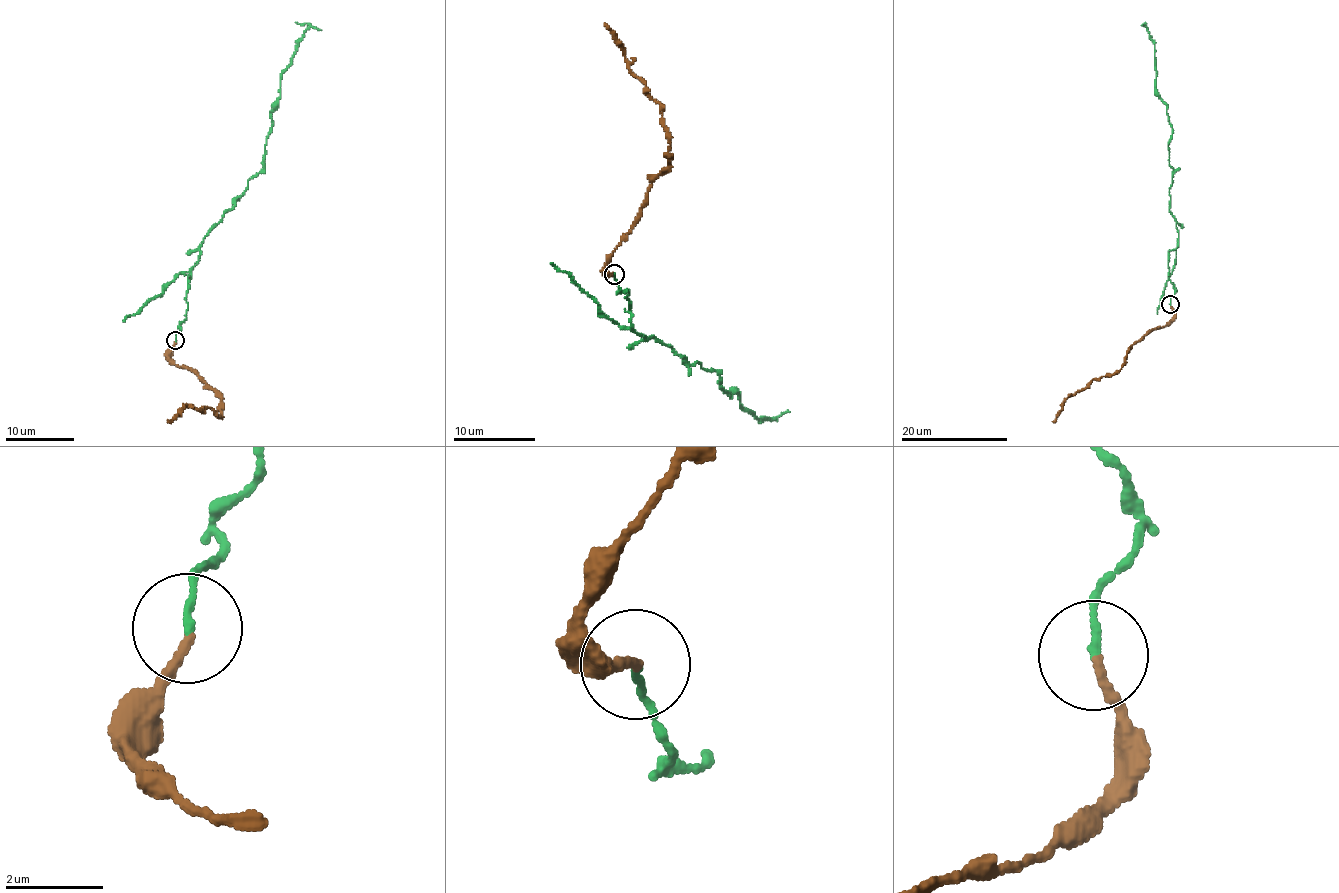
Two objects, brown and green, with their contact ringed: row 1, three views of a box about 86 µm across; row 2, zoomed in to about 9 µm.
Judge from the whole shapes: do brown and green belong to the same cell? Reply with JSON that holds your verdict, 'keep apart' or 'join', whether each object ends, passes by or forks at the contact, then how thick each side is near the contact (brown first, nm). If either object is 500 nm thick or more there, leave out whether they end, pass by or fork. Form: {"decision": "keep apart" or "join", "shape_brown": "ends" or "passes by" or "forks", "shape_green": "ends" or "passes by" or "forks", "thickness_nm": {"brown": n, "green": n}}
{"decision": "keep apart", "shape_brown": "ends", "shape_green": "ends", "thickness_nm": {"brown": 170, "green": 160}}

